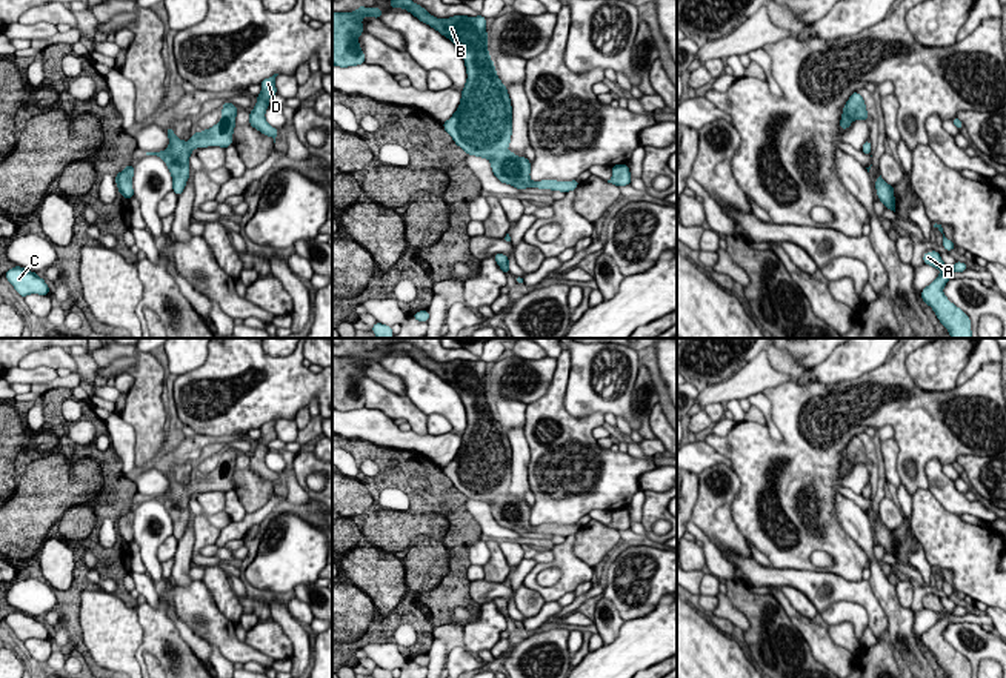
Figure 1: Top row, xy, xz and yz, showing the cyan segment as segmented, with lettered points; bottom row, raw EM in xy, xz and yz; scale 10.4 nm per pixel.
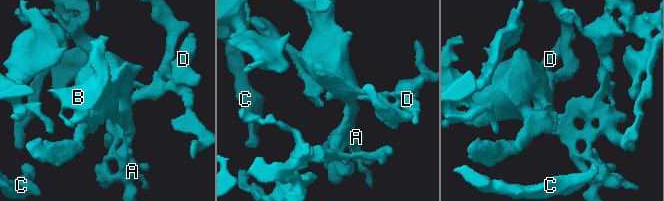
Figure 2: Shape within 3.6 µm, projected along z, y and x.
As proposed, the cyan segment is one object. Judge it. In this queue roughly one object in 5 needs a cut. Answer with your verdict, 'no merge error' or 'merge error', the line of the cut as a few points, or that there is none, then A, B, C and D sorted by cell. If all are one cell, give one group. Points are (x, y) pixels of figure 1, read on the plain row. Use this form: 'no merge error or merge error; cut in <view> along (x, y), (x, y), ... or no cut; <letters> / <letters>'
no merge error; no cut; A B C D

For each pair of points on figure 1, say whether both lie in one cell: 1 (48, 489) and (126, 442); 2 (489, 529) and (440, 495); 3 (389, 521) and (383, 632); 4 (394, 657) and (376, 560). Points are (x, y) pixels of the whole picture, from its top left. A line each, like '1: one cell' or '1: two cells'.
1: two cells
2: two cells
3: one cell
4: two cells

